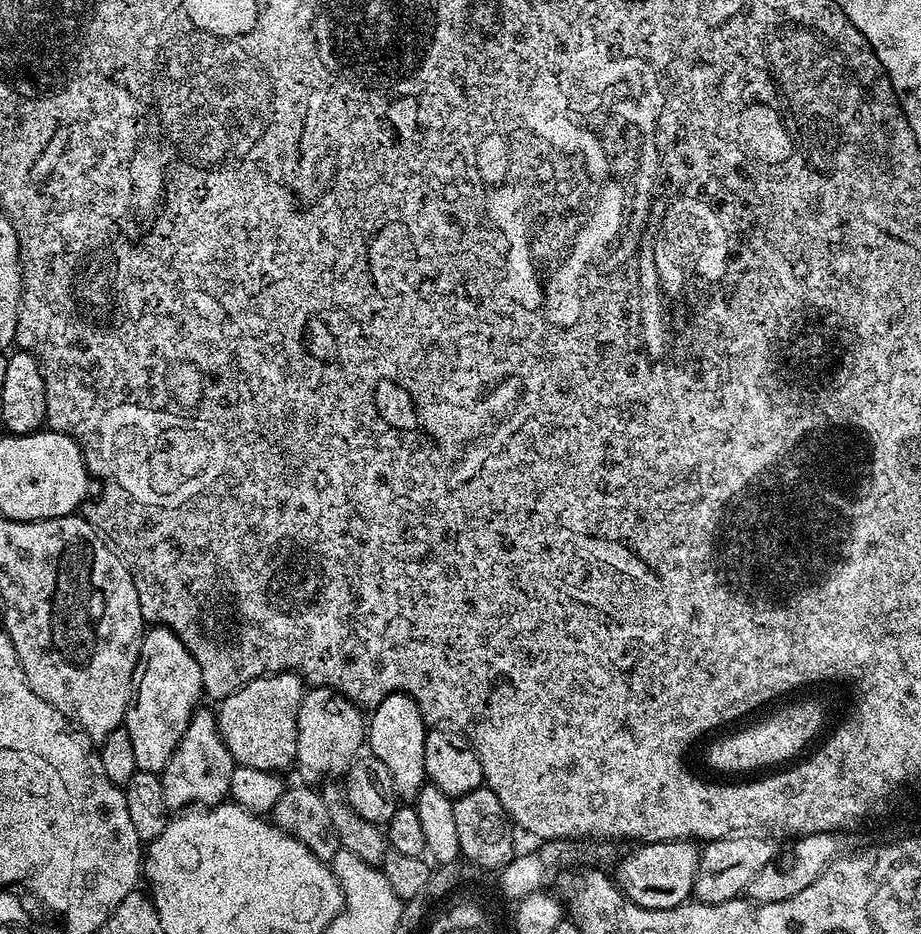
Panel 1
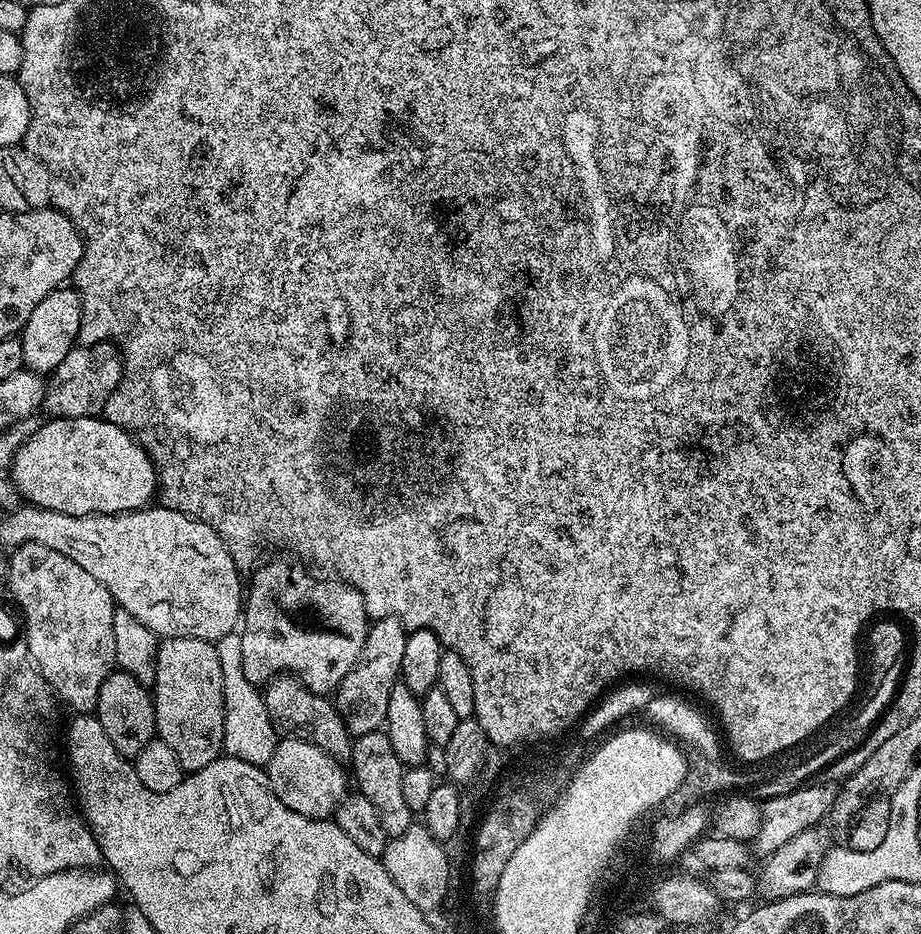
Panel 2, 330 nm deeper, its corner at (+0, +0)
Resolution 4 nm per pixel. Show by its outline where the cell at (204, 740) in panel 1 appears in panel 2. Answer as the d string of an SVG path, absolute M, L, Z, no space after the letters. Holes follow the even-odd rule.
M169 636L160 640L156 655L156 683L151 685L156 707L156 734L174 750L185 773L210 766L224 752L222 667L211 640Z

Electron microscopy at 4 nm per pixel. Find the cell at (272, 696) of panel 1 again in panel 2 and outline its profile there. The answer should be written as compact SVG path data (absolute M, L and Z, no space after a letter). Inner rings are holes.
M268 560L259 565L251 573L252 576L252 589L247 589L246 599L242 604L242 627L239 629L239 634L242 640L242 665L243 673L246 674L246 678L250 680L255 686L263 686L268 683L269 680L281 675L291 673L292 668L301 668L302 679L304 684L311 692L319 692L321 694L335 693L337 686L342 682L342 678L346 678L346 674L350 674L350 670L360 661L360 655L364 649L364 643L368 637L368 630L370 627L370 617L366 614L364 609L364 595L355 590L345 590L339 583L336 584L316 584L316 580L303 568L303 563L292 560Z

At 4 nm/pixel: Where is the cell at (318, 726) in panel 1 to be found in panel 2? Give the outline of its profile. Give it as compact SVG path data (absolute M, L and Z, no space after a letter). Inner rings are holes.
M396 616L372 620L360 661L342 678L334 693L334 703L340 711L349 733L353 737L383 729L386 718L386 702L390 702L390 690L400 680L402 654L406 650L408 632Z

